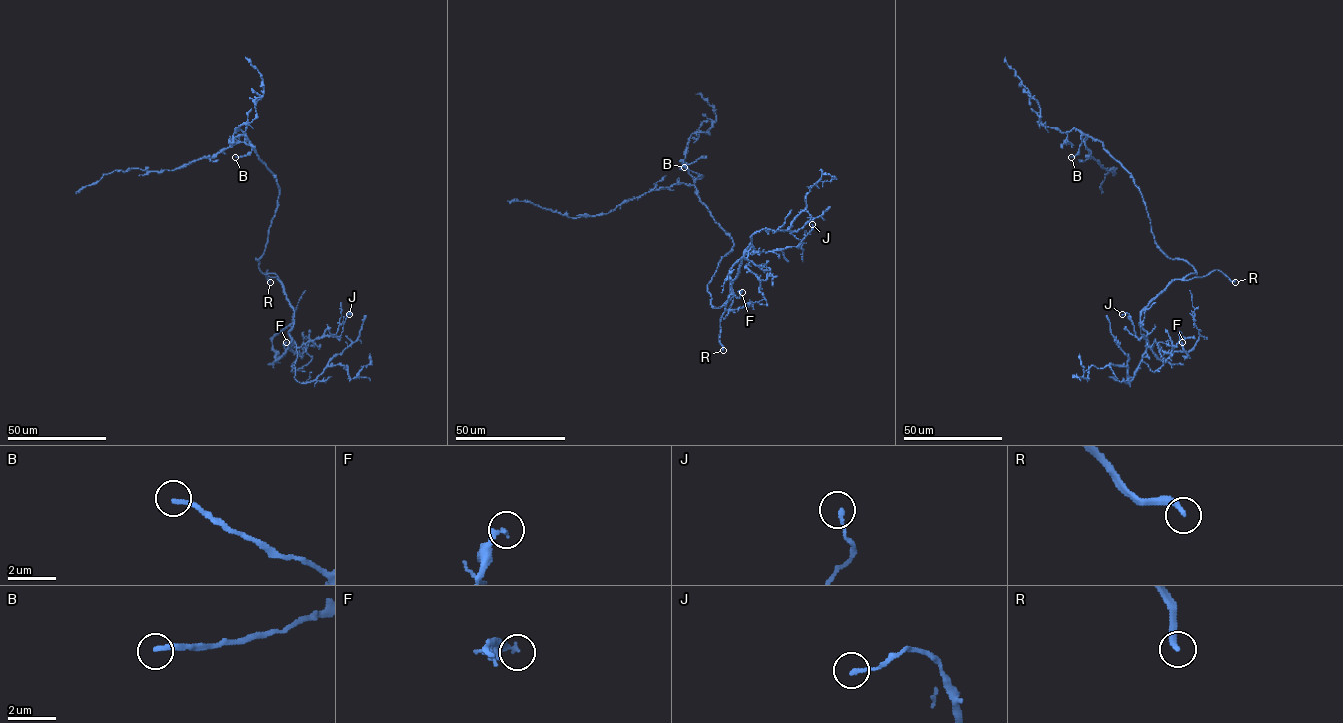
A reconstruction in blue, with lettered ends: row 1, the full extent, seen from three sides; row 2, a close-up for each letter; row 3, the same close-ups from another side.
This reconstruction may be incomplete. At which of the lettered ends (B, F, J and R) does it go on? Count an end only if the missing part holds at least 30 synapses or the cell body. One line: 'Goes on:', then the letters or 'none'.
Goes on: R

